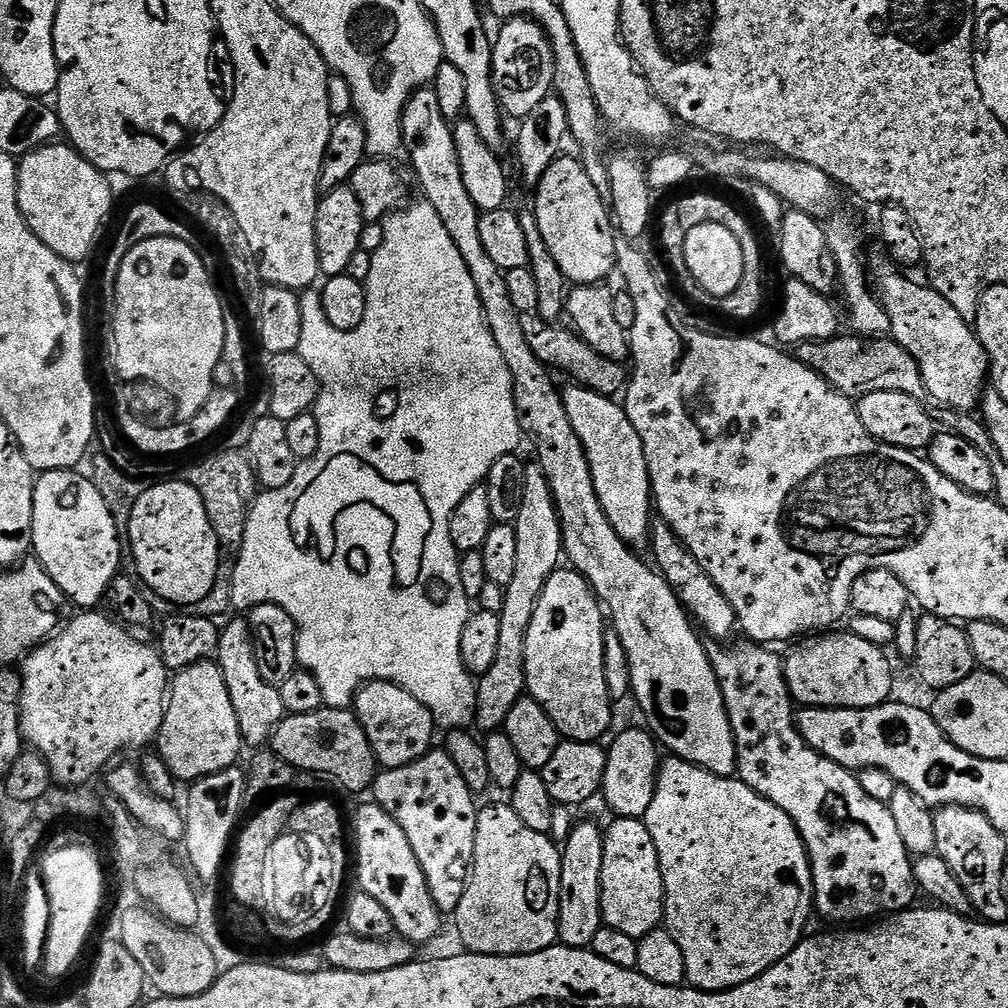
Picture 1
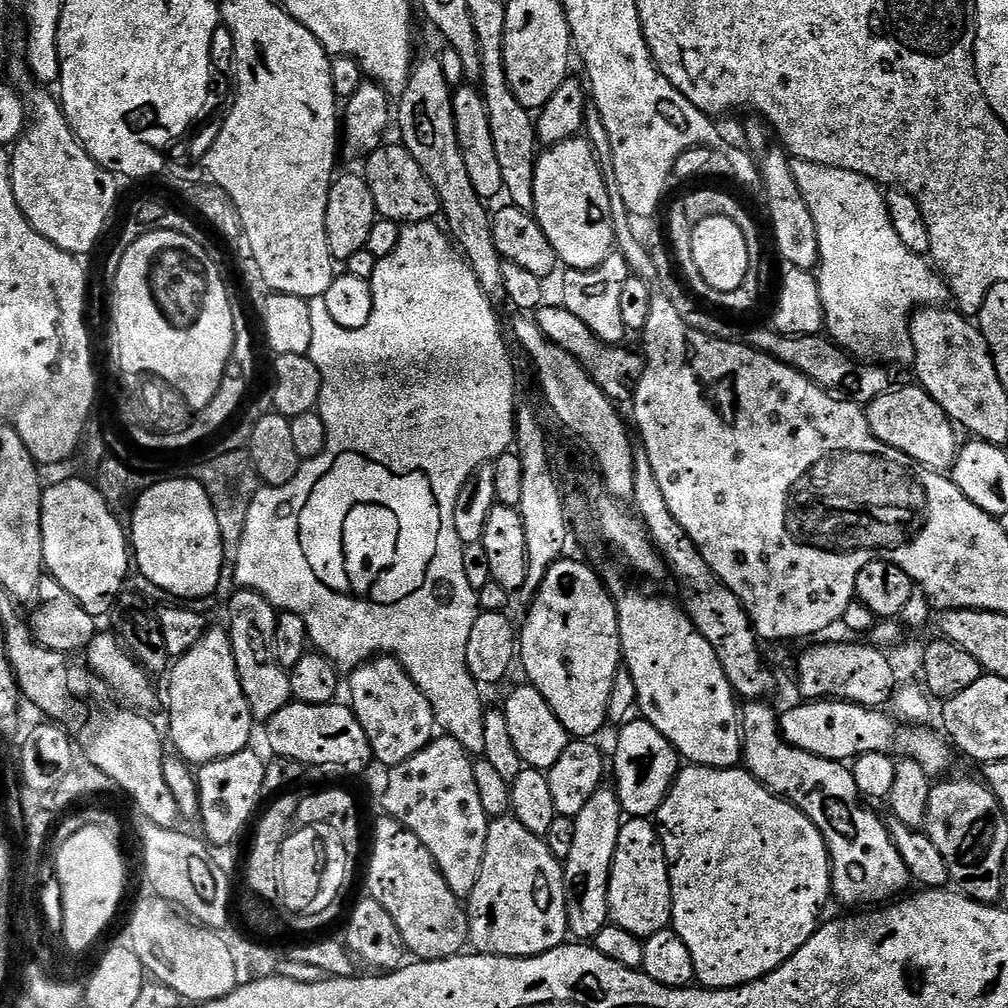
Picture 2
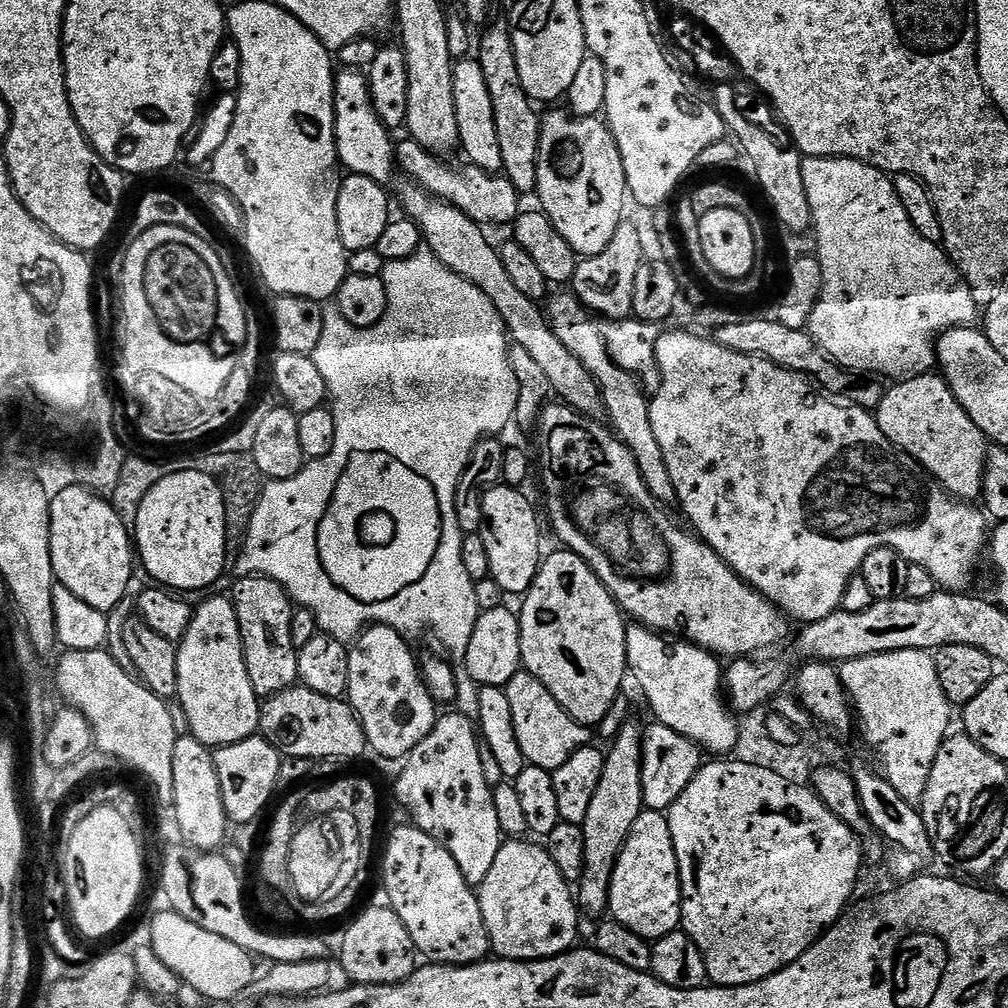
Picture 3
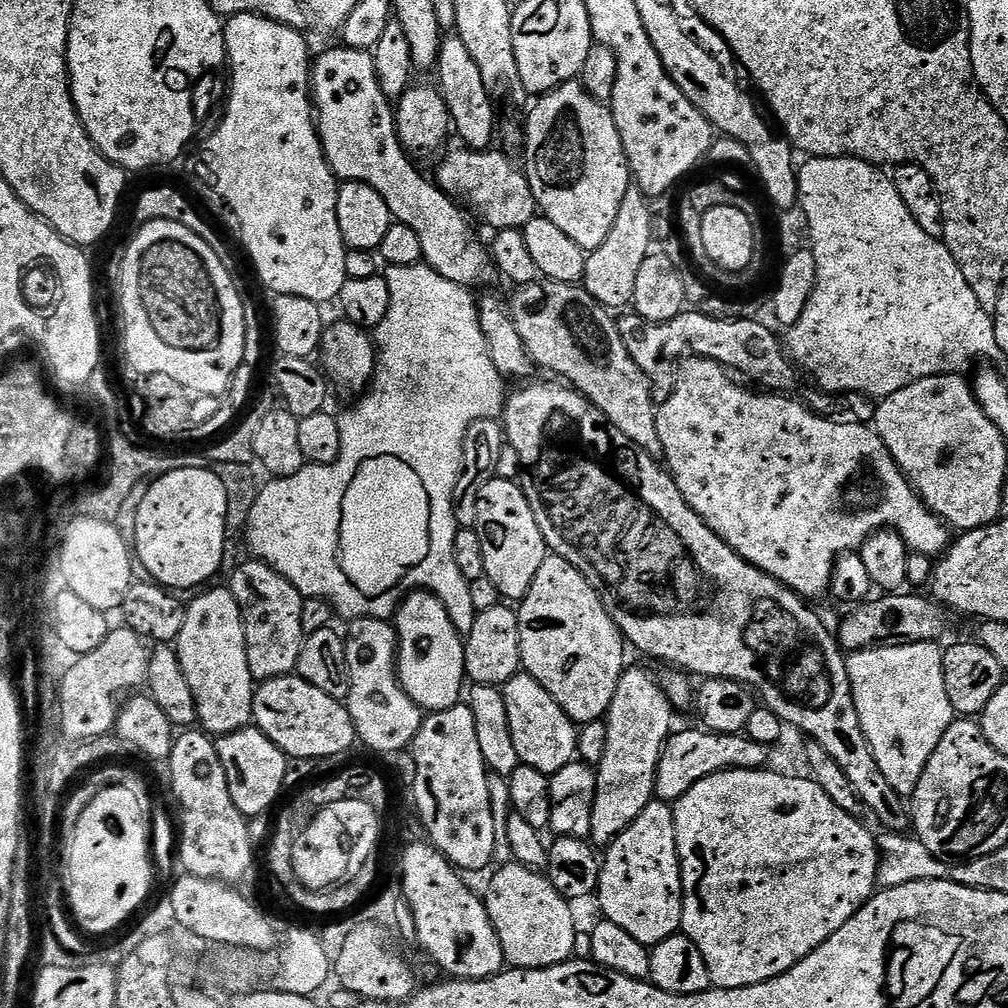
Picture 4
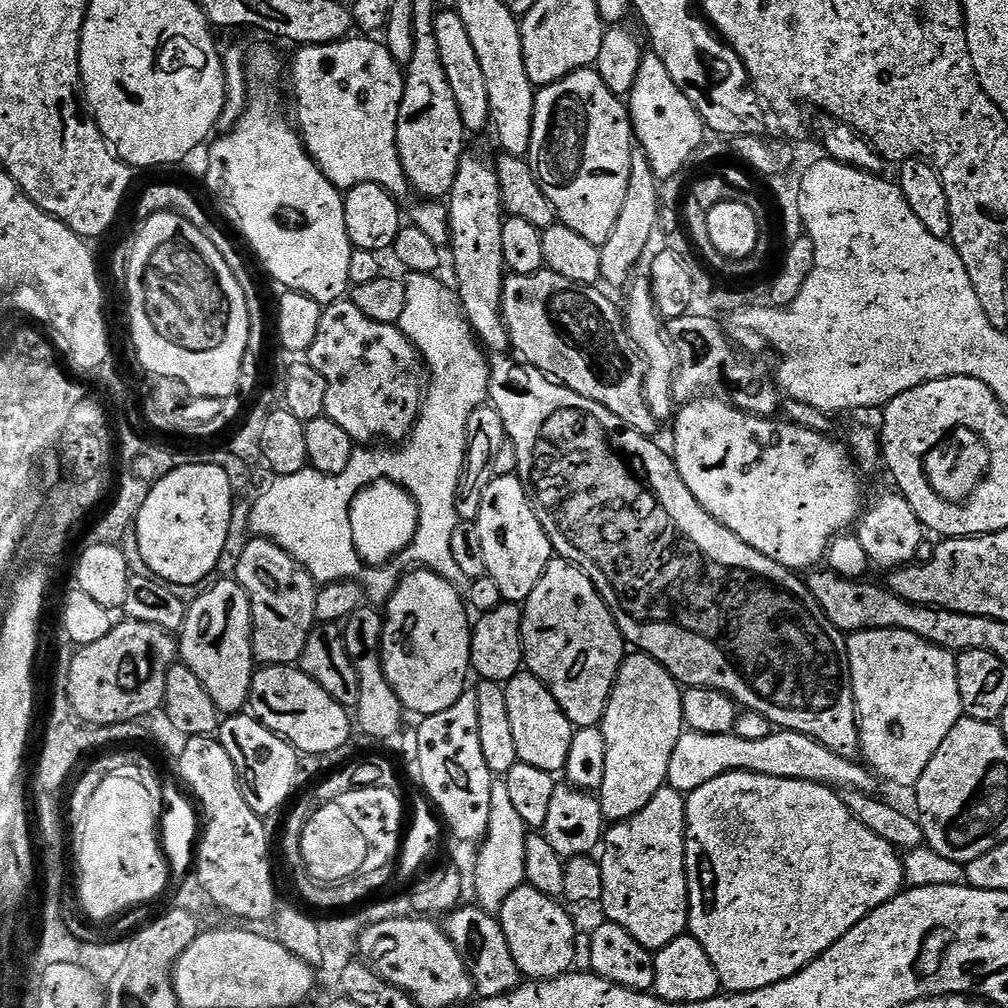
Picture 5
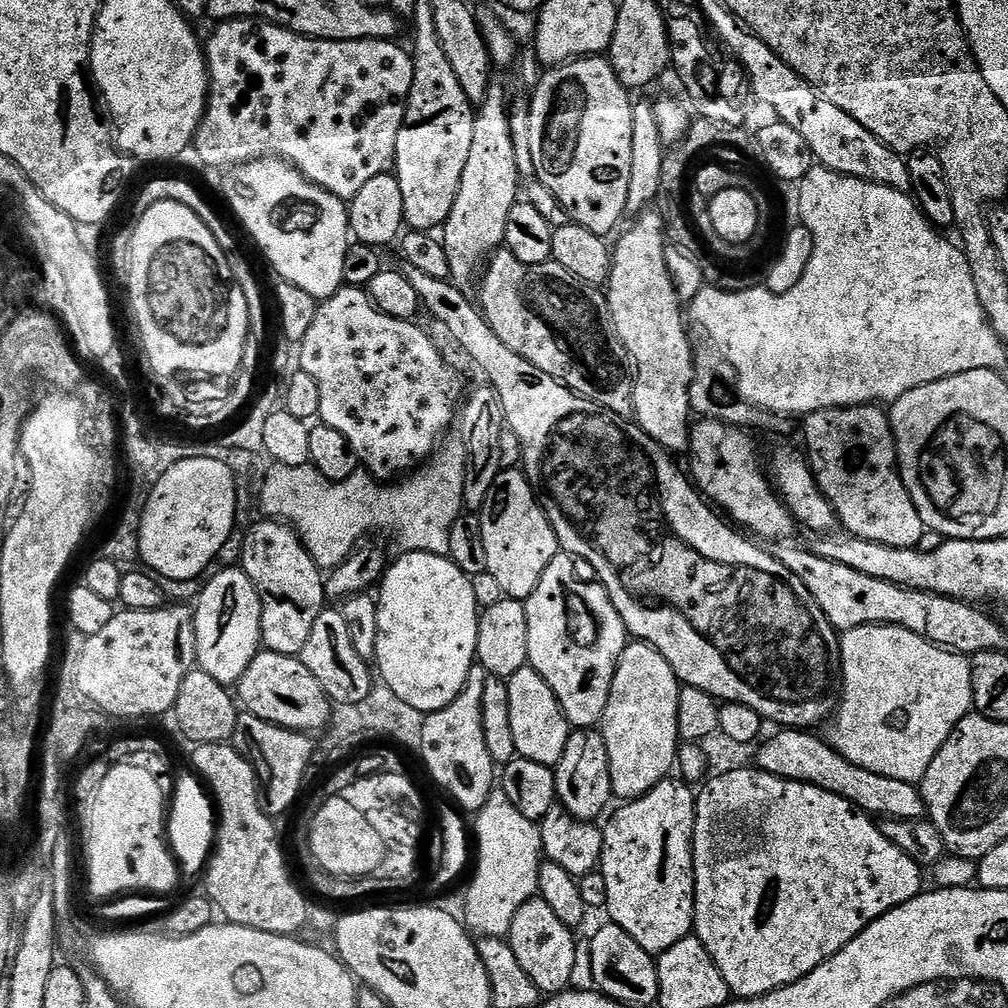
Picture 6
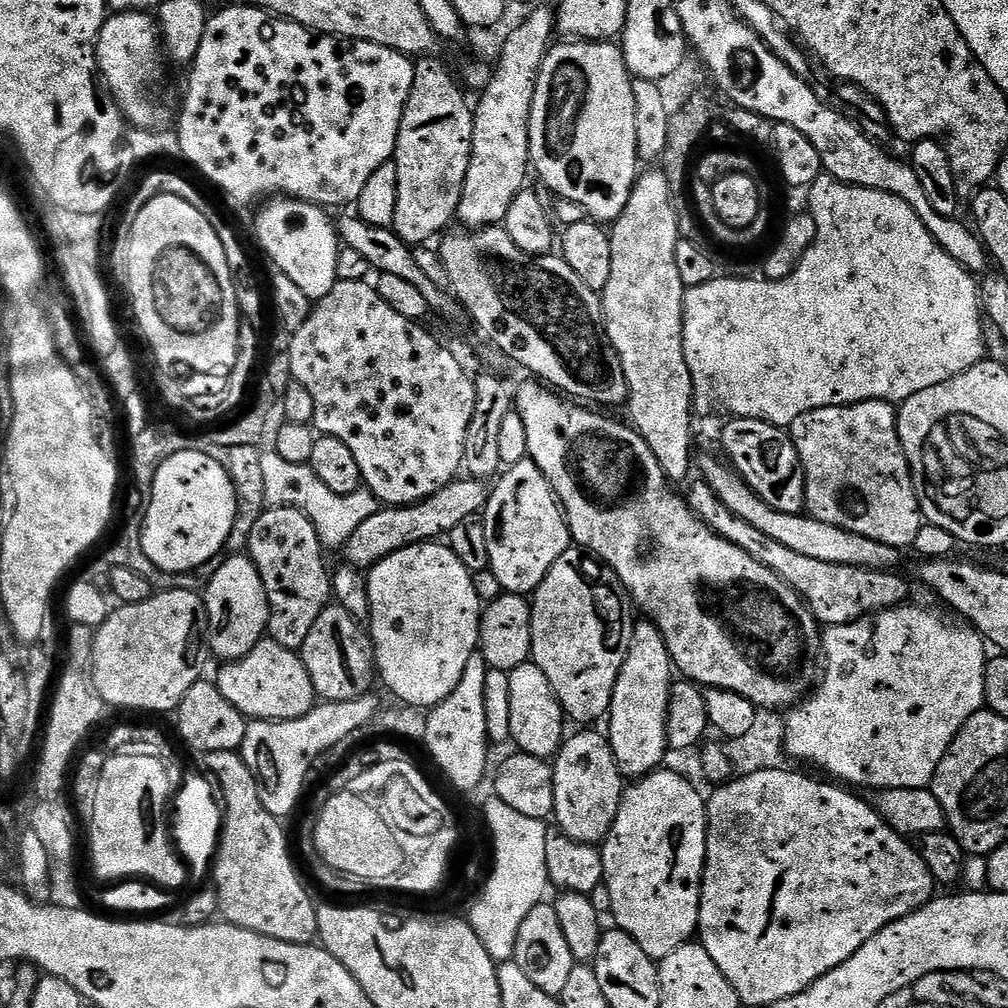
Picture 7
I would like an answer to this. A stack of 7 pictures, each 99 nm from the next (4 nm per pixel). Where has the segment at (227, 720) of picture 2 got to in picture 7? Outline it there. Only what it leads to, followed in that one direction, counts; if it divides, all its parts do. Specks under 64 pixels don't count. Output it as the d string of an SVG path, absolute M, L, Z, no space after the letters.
M232 554L225 559L222 570L214 574L202 592L204 605L208 611L208 631L206 644L212 647L217 661L240 660L259 640L265 639L270 618L268 595L262 584L262 578L254 562L247 554Z

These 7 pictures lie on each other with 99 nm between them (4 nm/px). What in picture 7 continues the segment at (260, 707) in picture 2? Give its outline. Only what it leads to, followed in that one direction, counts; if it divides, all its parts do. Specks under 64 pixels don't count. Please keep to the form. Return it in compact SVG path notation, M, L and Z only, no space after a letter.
M265 507L260 513L258 522L254 525L254 530L250 533L246 554L254 562L268 595L270 618L268 619L267 635L274 642L278 642L278 646L286 646L293 650L300 649L306 642L306 634L310 634L310 626L314 626L314 622L318 622L318 614L322 614L322 610L329 607L334 596L330 568L324 565L323 560L326 549L320 543L310 518L306 518L306 514L293 508Z

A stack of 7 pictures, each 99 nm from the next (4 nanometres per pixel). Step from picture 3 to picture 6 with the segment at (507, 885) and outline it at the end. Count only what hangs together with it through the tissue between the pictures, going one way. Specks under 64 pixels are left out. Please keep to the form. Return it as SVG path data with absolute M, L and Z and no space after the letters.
M533 898L514 914L506 939L514 950L514 958L518 958L518 966L532 979L532 985L542 994L555 994L571 985L568 983L576 972L576 940L572 936L575 936L573 929L558 922L558 914L544 900Z

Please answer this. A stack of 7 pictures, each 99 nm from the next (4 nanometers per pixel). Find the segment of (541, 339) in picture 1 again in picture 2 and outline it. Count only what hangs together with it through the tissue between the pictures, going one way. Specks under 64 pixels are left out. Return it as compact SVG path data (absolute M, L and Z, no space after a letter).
M545 303L543 308L536 309L534 319L538 328L546 334L546 338L550 338L554 346L562 346L562 350L569 352L613 402L631 401L636 394L642 371L642 356L639 351L627 352L627 347L603 344L594 334L594 330L586 326L586 322L570 314L570 310L566 310L559 303Z

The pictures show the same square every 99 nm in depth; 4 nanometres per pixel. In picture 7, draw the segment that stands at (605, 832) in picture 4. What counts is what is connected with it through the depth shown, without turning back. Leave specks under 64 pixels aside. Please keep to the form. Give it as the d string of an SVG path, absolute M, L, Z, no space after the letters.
M637 619L630 650L626 662L622 662L606 717L606 735L620 773L626 778L649 776L664 763L664 755L669 749L666 718L673 683L674 665L664 635L657 629L655 621Z

